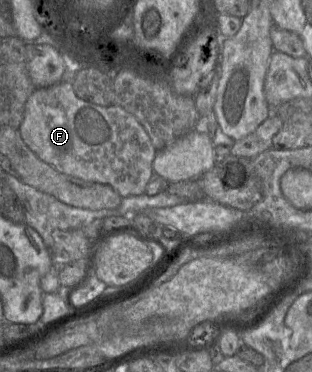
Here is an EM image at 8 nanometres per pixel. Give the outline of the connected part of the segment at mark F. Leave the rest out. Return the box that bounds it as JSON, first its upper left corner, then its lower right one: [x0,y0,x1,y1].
[18,80,157,198]

